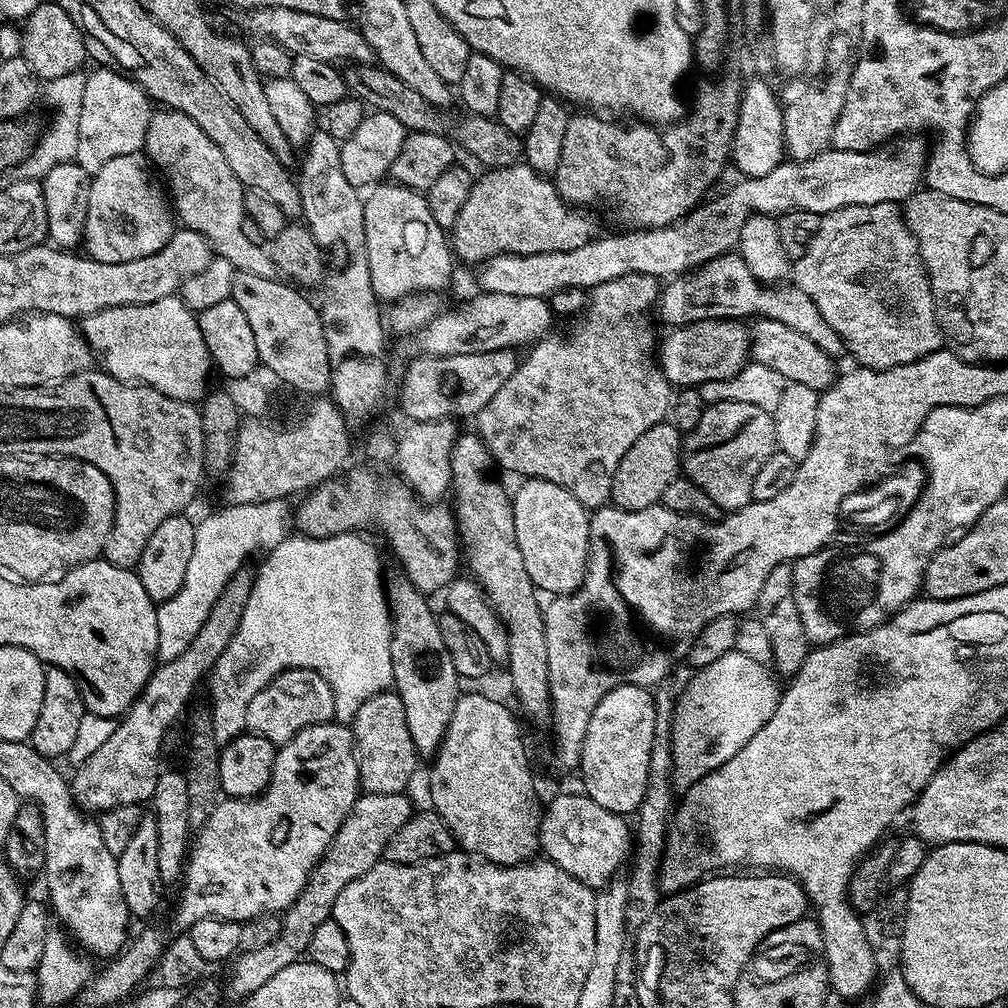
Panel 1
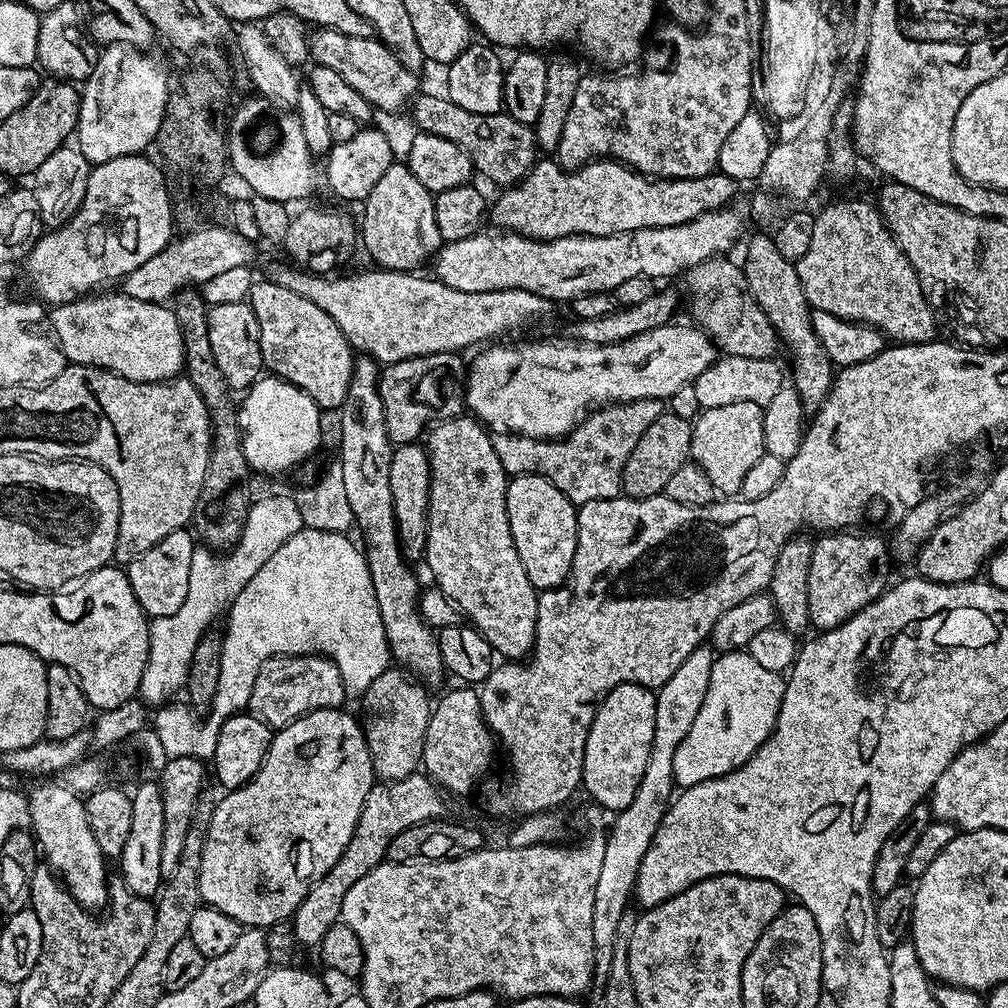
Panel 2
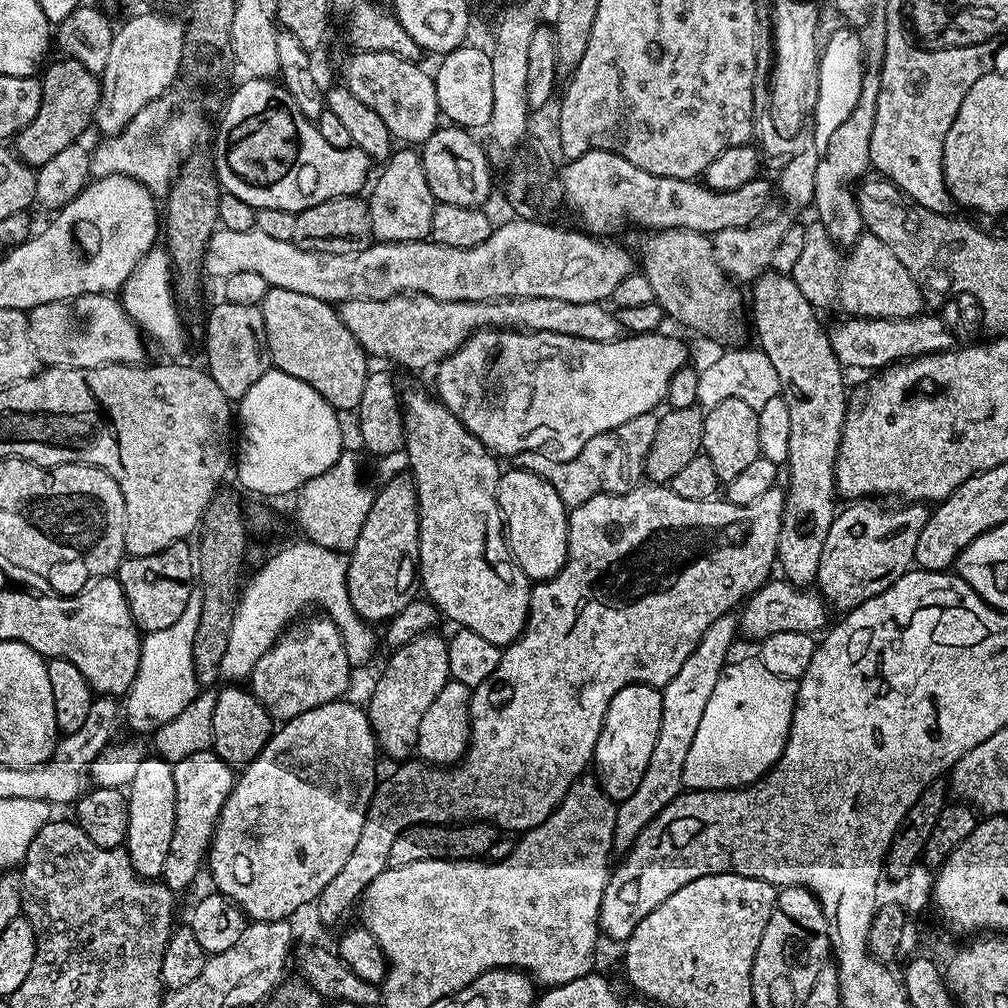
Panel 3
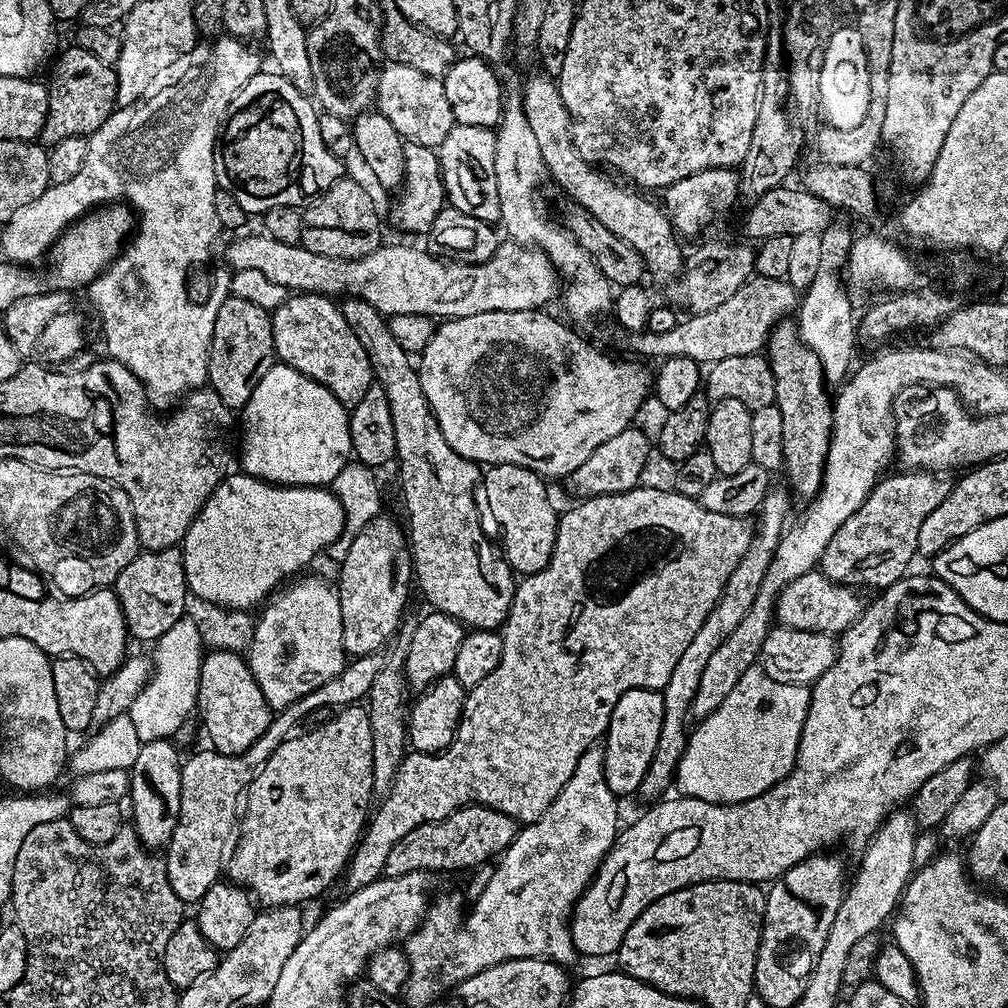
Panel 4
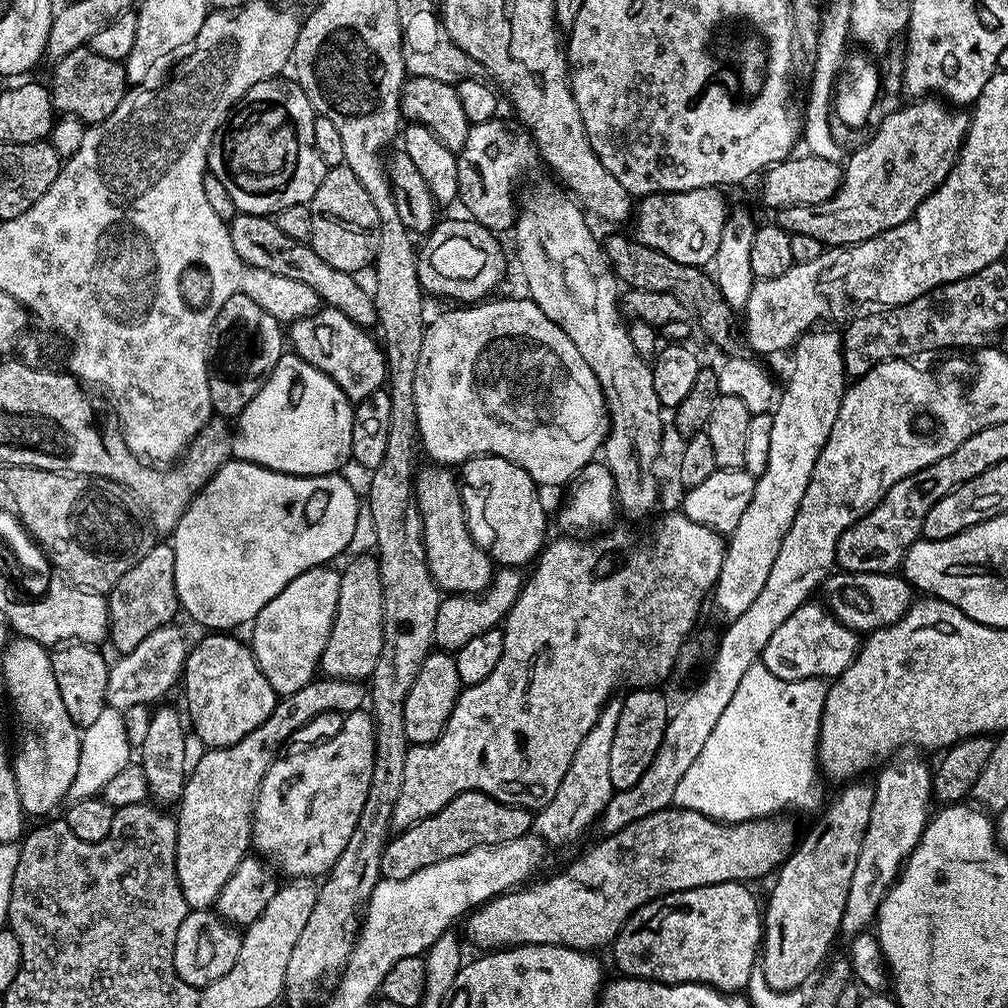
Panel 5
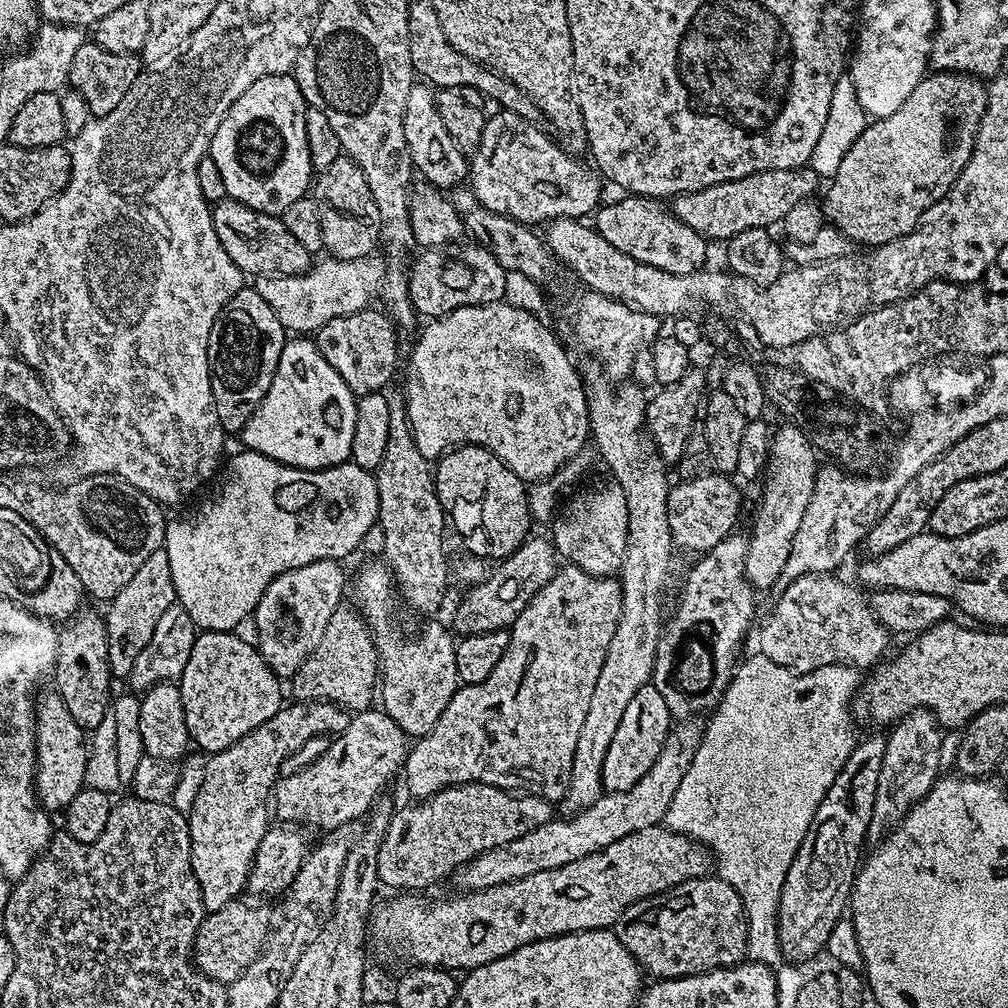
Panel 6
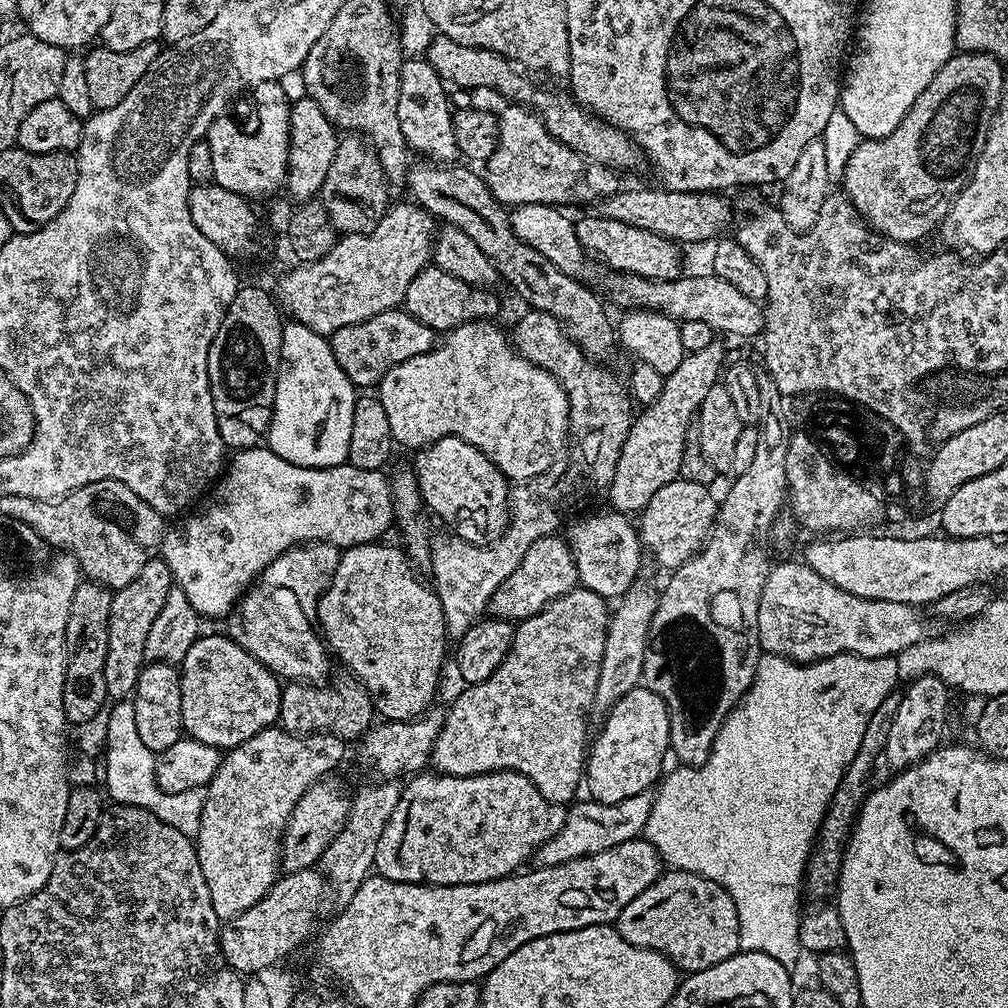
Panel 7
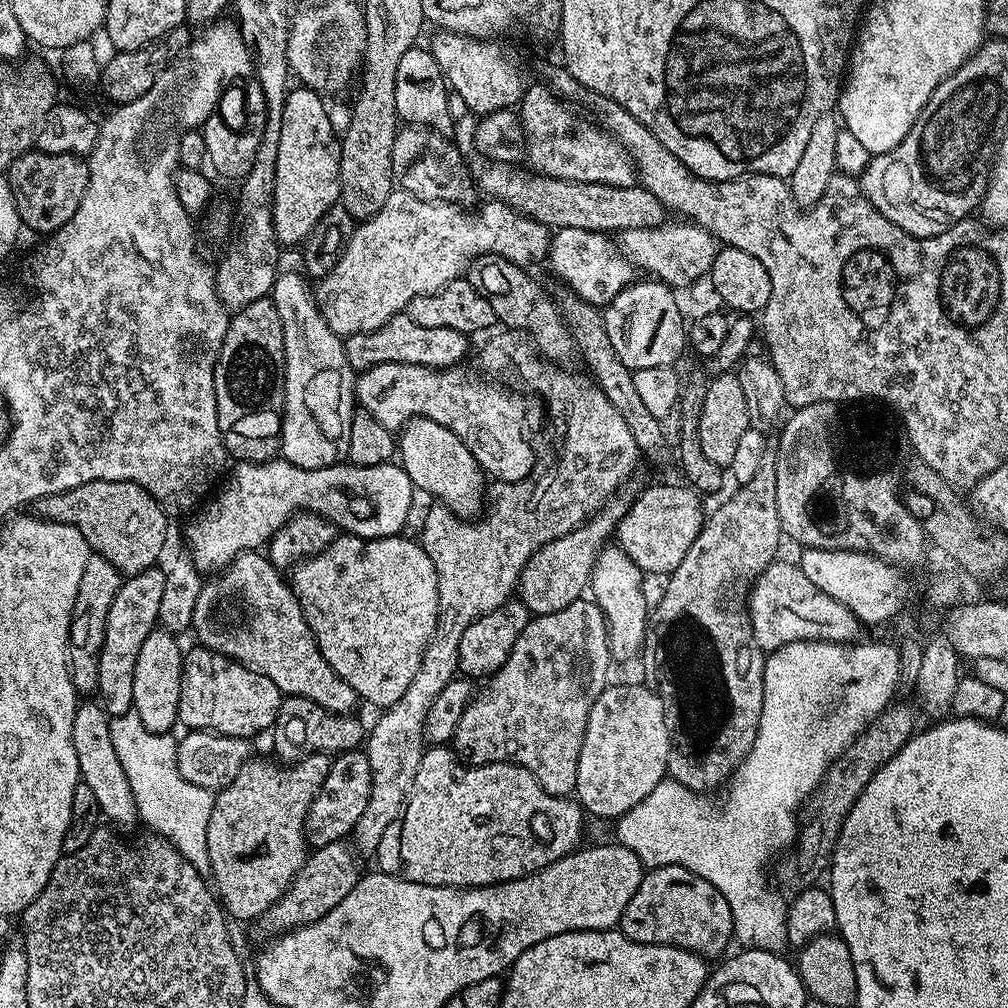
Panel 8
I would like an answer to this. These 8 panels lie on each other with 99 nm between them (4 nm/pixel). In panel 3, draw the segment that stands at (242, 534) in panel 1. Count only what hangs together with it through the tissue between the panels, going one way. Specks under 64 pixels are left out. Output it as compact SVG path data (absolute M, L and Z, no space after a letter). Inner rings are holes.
M193 598L182 612L178 622L164 630L147 633L141 639L138 674L126 694L124 716L126 714L131 728L142 734L148 734L167 727L184 708L182 689L195 681L193 674L194 633L198 630L198 619L201 614L199 599Z

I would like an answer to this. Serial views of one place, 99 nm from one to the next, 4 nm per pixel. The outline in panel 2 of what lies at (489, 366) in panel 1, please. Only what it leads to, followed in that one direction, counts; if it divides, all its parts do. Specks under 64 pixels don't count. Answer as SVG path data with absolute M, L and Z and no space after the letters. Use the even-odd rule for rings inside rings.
M439 352L429 356L410 358L402 362L387 365L380 374L380 397L388 437L393 445L417 443L425 435L427 426L435 425L442 420L455 420L465 411L466 401L464 390L466 387L466 360L463 355L454 352Z

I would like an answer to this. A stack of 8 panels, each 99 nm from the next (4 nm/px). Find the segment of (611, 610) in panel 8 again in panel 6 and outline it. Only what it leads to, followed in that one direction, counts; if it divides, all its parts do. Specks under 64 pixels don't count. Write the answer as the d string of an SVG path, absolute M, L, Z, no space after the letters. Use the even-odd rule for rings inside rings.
M608 478L605 484L592 488L589 492L580 490L569 499L568 505L561 507L551 521L552 533L550 539L559 555L564 556L569 565L586 570L592 576L615 577L620 571L626 546L628 545L628 511L626 510L626 494L615 478Z

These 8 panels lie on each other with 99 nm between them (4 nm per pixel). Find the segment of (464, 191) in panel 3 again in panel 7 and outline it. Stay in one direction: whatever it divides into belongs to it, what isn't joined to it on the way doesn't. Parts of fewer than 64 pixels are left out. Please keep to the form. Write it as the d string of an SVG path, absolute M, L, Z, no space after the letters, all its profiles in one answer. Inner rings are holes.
M509 103L508 109L499 113L498 142L494 154L486 161L482 175L488 181L488 188L494 194L499 204L515 206L517 204L551 204L553 206L568 206L564 204L588 204L599 201L606 196L612 196L621 191L621 177L613 169L604 164L593 164L592 161L580 156L570 146L566 146L558 138L546 130L546 126L532 111L520 104Z

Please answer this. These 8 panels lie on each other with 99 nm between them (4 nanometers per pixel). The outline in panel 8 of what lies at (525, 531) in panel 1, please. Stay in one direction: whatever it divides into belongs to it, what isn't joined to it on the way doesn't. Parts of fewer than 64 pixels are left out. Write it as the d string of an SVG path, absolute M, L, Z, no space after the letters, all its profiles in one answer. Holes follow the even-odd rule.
M417 416L408 421L398 436L398 463L405 474L412 479L413 485L424 492L429 492L433 501L443 504L461 518L476 518L481 515L486 504L486 476L474 454L446 426L438 426L438 422L427 420L425 416Z

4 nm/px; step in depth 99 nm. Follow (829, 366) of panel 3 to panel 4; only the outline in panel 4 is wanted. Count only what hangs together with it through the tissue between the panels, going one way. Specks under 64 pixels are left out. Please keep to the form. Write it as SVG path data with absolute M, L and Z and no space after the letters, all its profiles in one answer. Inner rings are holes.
M792 318L781 320L768 335L766 359L776 383L774 408L782 418L782 468L788 471L791 491L796 491L803 498L811 498L820 491L824 454L832 437L834 400L824 389L824 367L818 354L800 337L800 325Z

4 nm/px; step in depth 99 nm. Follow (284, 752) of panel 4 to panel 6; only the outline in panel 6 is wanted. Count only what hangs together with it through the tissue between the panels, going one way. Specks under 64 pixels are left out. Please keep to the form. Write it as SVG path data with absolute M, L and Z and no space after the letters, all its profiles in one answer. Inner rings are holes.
M373 706L364 712L355 713L349 719L346 730L335 737L336 740L313 764L300 768L297 772L281 775L274 789L274 816L280 822L304 822L312 816L316 828L331 830L340 828L360 819L376 803L385 791L384 786L401 775L404 760L408 757L410 737L379 707Z

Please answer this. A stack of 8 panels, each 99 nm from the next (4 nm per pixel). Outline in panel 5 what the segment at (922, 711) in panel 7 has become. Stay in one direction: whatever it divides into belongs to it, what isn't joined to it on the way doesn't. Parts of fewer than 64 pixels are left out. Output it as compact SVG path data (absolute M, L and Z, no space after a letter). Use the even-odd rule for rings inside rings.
M902 752L885 763L878 778L874 780L874 806L870 810L870 826L866 826L866 834L862 838L862 850L858 850L858 862L854 862L854 878L850 878L850 894L846 894L846 910L842 914L840 932L851 938L865 931L875 921L876 911L882 906L888 889L896 883L901 868L908 861L908 855L918 846L929 822L928 807L934 804L932 795L931 767L918 756Z

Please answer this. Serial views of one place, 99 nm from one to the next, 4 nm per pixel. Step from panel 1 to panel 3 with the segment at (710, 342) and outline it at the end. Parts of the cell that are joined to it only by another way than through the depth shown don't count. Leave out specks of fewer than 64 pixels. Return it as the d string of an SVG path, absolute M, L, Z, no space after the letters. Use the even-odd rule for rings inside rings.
M657 330L641 336L624 334L619 340L590 342L553 332L475 332L454 354L440 361L435 369L435 395L497 457L542 452L554 460L569 460L580 453L590 438L618 429L630 418L655 413L656 407L665 403L670 378L689 360L683 342L662 333Z

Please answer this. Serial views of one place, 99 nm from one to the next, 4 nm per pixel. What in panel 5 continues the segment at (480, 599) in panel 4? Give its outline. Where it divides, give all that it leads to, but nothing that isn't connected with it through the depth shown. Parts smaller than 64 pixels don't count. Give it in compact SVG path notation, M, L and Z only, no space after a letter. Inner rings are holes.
M240 212L230 221L230 238L234 242L234 250L238 250L238 258L244 261L247 267L270 270L270 274L282 274L282 278L306 282L306 286L318 293L327 307L336 308L346 314L346 318L350 318L361 328L371 329L376 324L376 302L373 293L369 289L367 292L356 281L359 279L353 273L334 270L330 262L322 262L322 258L314 254L311 243L282 234L275 219ZM444 466L421 467L416 473L416 505L424 527L424 549L430 574L437 588L448 594L479 594L487 589L494 575L494 564L489 553L484 552L471 540L472 532L468 529L468 520L464 517L464 500L460 497L461 485L455 471Z

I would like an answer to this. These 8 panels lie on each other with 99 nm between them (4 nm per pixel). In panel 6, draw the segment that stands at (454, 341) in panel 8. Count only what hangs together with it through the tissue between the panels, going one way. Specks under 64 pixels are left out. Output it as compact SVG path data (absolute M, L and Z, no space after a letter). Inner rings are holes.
M365 310L326 322L314 334L322 358L338 370L353 396L359 398L387 389L396 372L396 336L398 329L383 310Z

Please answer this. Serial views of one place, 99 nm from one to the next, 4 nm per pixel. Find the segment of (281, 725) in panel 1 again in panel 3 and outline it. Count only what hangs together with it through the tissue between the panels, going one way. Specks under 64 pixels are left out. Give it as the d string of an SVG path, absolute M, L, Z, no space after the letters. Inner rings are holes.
M327 618L319 619L308 620L305 624L297 623L295 628L300 636L293 640L277 640L254 666L250 691L269 716L277 721L292 720L306 710L314 710L319 704L341 699L352 680L354 665L348 659L338 626Z

